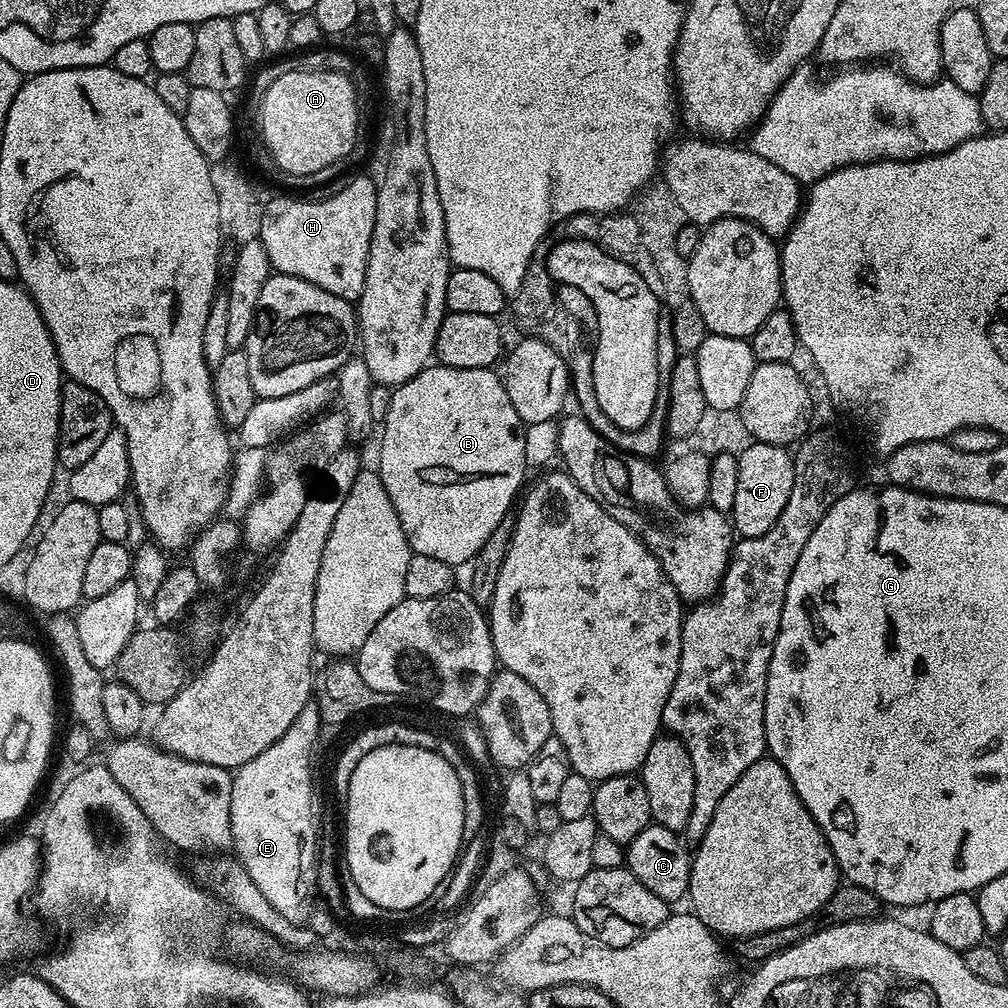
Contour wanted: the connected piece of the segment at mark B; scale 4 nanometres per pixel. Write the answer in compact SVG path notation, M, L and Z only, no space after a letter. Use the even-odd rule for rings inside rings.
M437 363L435 366L424 368L417 376L410 378L393 391L390 414L386 414L382 425L384 433L380 436L378 471L382 478L382 486L386 486L386 494L390 494L390 502L398 514L398 522L402 522L402 530L415 554L426 554L426 558L438 558L438 562L446 562L453 566L467 565L476 557L478 550L486 546L486 538L490 538L490 534L498 530L498 522L502 522L502 518L513 511L525 487L524 472L526 473L528 463L524 453L522 422L518 418L518 410L514 410L510 403L510 394L506 394L503 379L494 373L492 368L448 368Z

